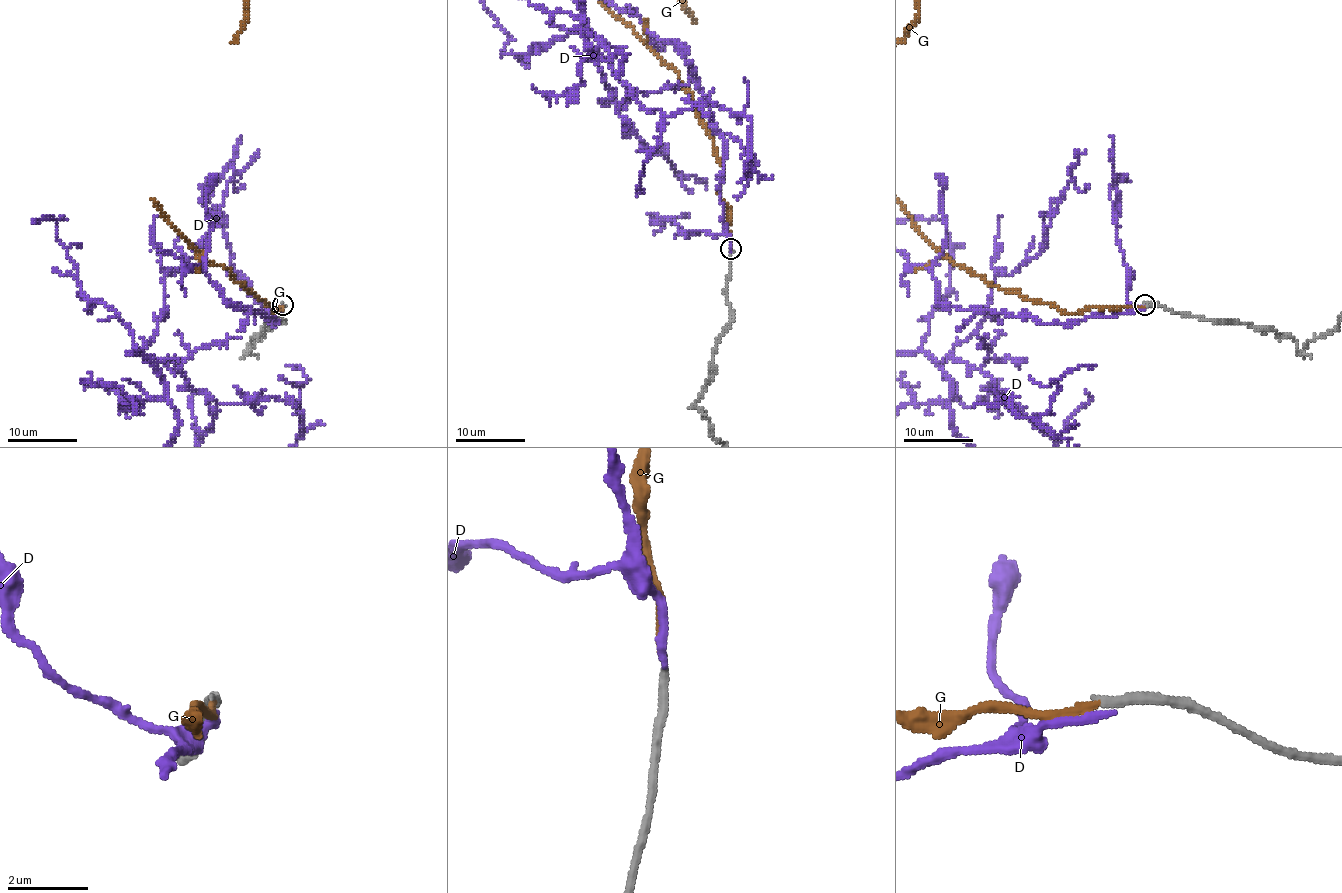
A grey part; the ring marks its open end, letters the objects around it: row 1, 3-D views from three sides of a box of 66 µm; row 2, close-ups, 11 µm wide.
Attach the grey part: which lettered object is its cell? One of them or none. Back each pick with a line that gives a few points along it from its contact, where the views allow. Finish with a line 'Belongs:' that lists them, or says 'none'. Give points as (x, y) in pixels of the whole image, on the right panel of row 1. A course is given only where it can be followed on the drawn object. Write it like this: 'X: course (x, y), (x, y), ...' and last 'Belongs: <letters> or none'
Belongs: G

